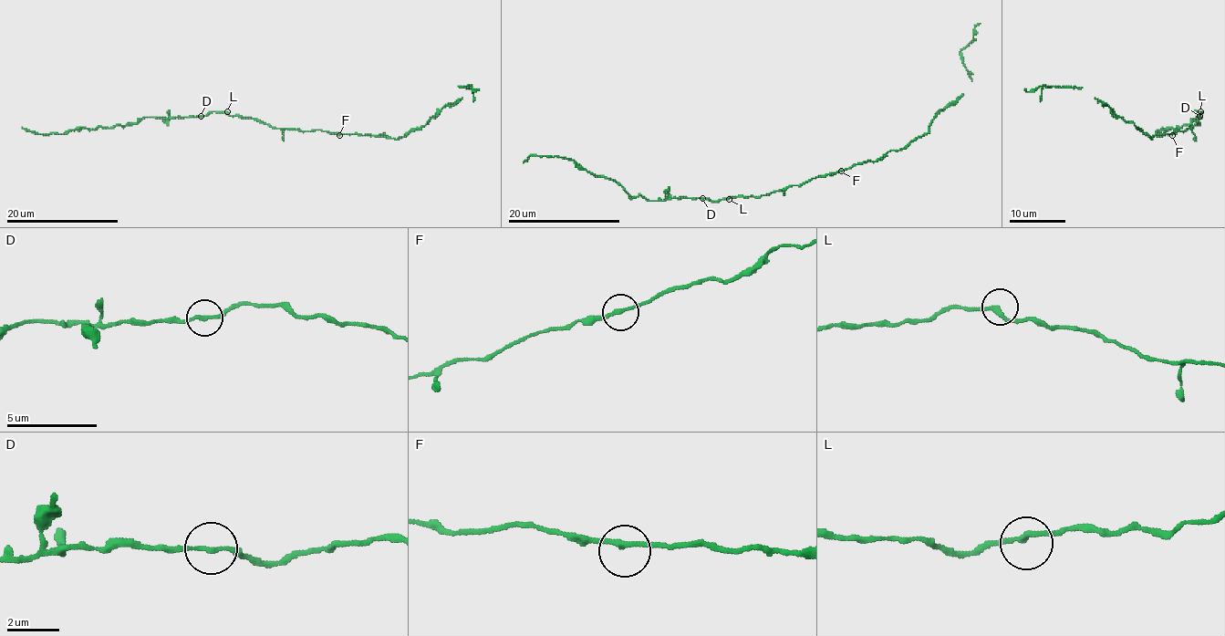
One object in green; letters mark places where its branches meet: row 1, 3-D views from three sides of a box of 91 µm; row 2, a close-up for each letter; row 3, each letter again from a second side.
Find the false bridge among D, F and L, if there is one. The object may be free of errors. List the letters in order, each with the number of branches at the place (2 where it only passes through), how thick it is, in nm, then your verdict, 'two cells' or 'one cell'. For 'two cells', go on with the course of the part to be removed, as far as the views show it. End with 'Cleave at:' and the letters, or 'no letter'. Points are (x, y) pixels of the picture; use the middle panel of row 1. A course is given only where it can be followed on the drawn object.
D: branches 2; calibre 190 nm; one cell
F: branches 2; calibre 180 nm; one cell
L: branches 2; calibre 200 nm; one cell
Cleave at: no letter

